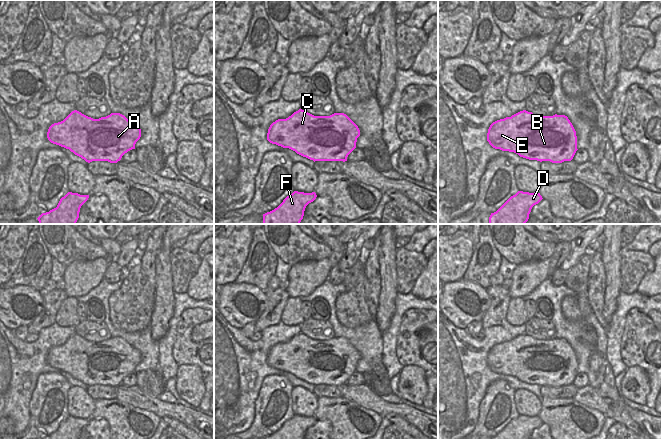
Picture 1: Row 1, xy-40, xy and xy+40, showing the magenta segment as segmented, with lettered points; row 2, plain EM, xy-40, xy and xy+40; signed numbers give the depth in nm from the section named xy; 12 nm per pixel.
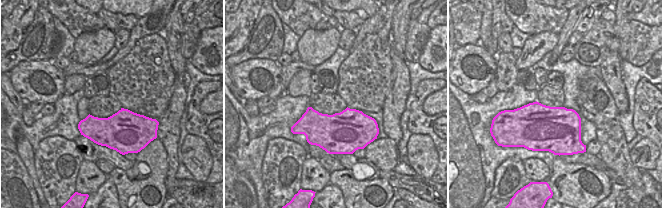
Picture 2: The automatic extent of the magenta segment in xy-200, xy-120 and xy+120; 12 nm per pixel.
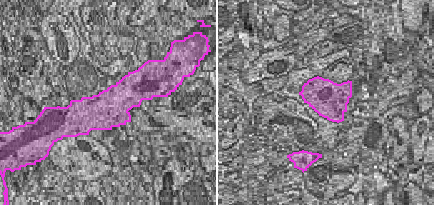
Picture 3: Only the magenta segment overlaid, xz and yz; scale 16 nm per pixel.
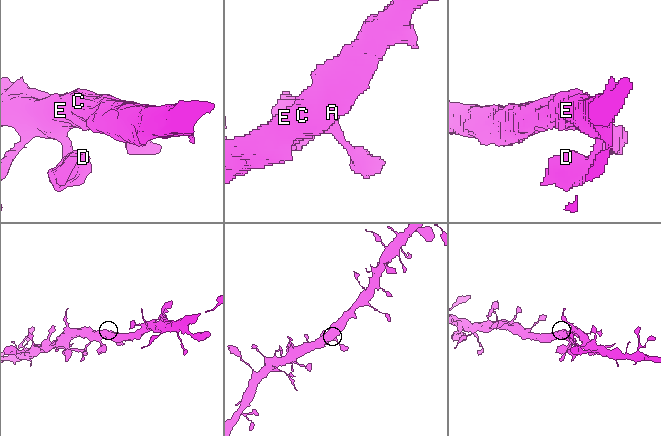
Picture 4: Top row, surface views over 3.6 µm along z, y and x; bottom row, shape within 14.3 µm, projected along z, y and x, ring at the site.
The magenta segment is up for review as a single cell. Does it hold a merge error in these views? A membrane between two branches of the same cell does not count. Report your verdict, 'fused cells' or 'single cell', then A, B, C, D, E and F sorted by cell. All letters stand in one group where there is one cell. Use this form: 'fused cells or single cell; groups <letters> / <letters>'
fused cells; groups A B C E / D F

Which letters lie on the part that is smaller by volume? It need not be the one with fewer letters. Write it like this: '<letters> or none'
D, F

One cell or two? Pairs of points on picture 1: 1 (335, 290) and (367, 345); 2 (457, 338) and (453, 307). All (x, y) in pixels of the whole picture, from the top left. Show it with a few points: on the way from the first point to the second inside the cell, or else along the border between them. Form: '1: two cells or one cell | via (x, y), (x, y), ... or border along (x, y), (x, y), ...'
1: one cell | via (332, 306), (334, 322), (344, 332), (351, 334)
2: two cells | border along (448, 319), (454, 325), (465, 329)

